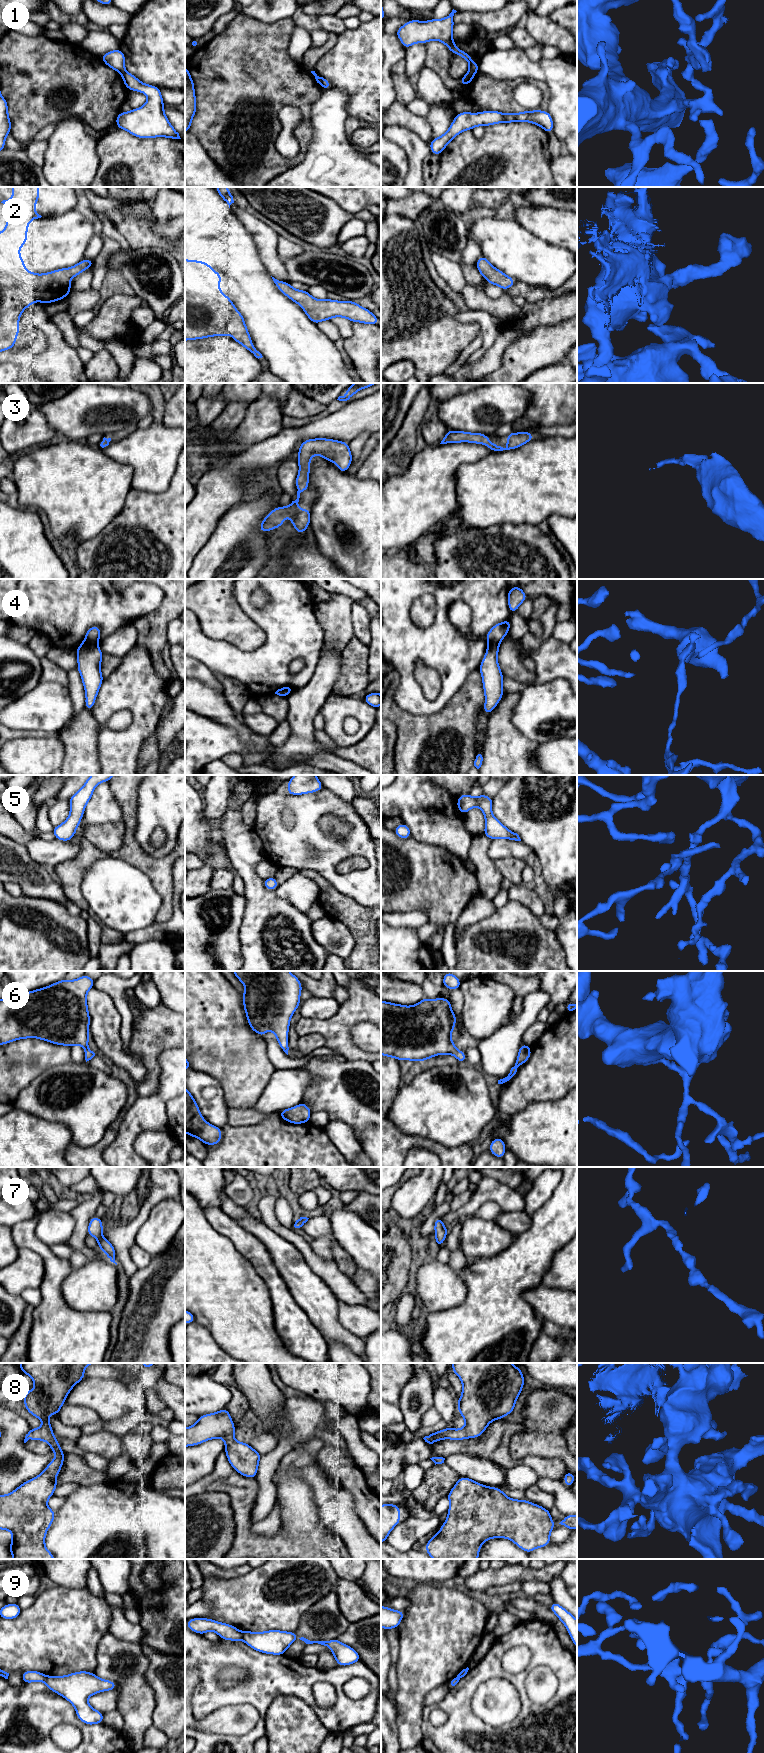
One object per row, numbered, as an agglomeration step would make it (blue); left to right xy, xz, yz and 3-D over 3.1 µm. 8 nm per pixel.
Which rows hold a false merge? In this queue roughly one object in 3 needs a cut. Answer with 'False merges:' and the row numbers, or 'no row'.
False merges: 1, 4, 9

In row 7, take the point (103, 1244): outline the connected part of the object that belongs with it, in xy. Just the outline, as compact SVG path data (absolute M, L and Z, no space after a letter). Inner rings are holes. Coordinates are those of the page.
M93 1216L89 1222L87 1235L95 1237L98 1241L98 1247L107 1255L111 1262L117 1265L115 1262L116 1251L113 1245L103 1237L102 1230L103 1224L101 1219L97 1216Z

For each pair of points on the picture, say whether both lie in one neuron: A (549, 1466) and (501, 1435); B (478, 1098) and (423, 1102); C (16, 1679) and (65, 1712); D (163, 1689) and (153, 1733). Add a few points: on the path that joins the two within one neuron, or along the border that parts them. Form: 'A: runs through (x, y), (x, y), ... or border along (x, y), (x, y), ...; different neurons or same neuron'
A: runs through (533, 1461), (511, 1461), (501, 1451); same neuron
B: runs through (464, 1098), (457, 1098), (453, 1102), (437, 1102); same neuron
C: border along (23, 1683), (19, 1686), (10, 1685); different neurons
D: border along (152, 1725), (161, 1729), (169, 1737); different neurons

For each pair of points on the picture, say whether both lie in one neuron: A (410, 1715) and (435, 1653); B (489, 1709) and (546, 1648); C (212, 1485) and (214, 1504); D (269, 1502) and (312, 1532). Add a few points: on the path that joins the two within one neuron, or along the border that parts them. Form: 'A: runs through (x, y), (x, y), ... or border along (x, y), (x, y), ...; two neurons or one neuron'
A: runs through (410, 1700), (416, 1692), (416, 1677), (421, 1668); one neuron
B: border along (489, 1678), (507, 1679), (517, 1691), (521, 1706); two neurons
C: border along (195, 1495), (224, 1492), (230, 1498), (232, 1506); two neurons
D: border along (272, 1478), (276, 1488), (277, 1501); two neurons

